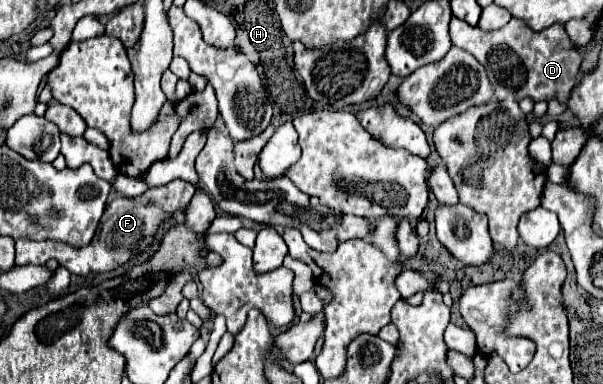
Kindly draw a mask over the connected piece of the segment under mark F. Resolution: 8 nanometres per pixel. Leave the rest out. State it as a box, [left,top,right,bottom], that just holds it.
[16,180,194,276]

